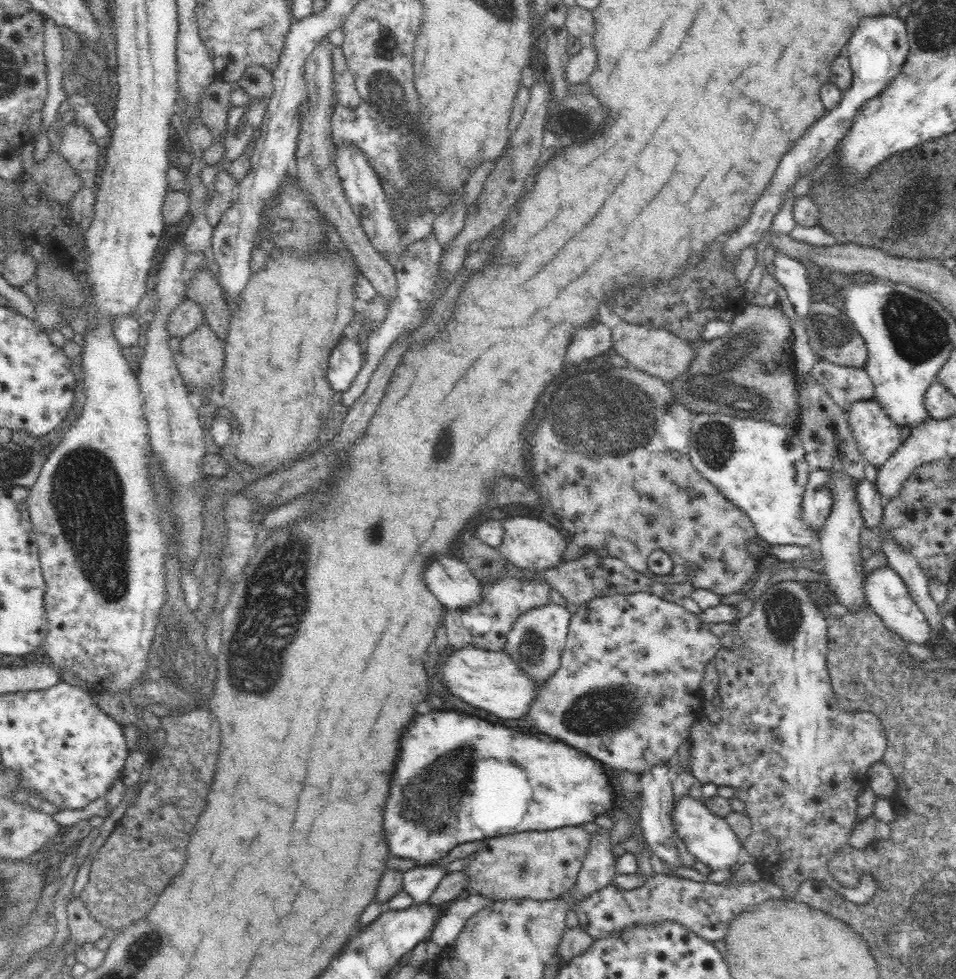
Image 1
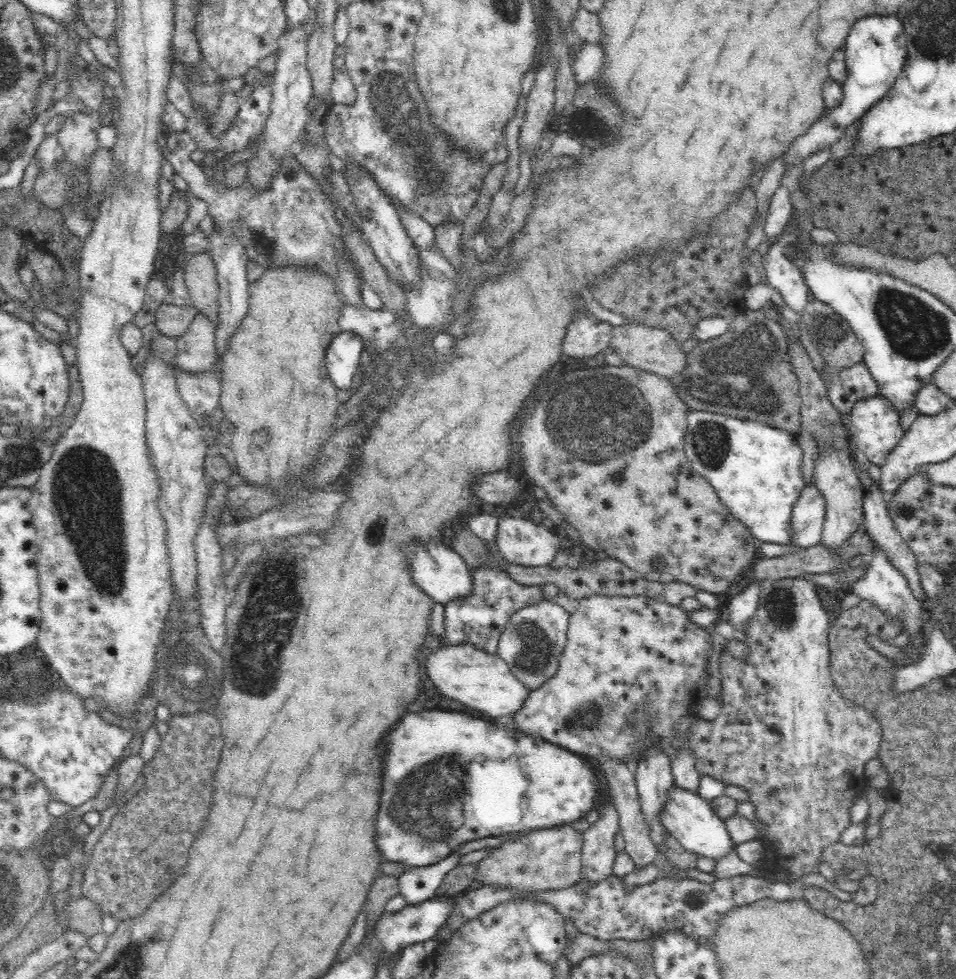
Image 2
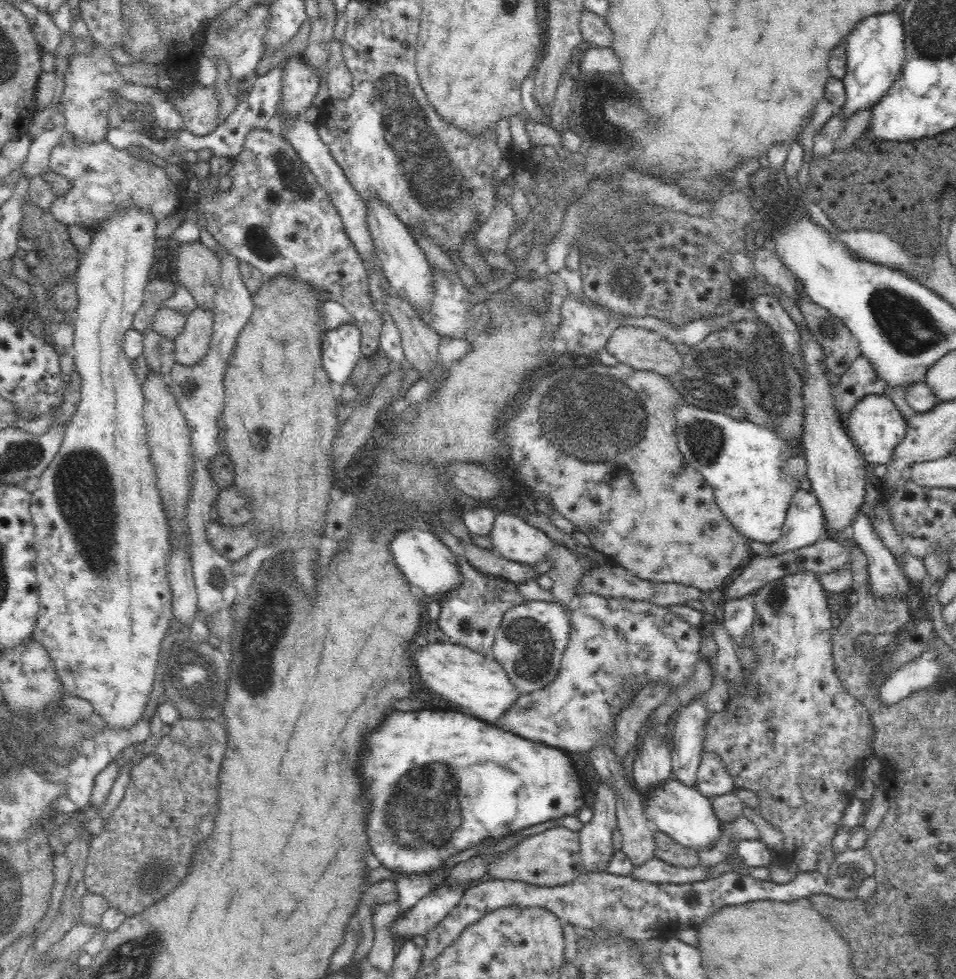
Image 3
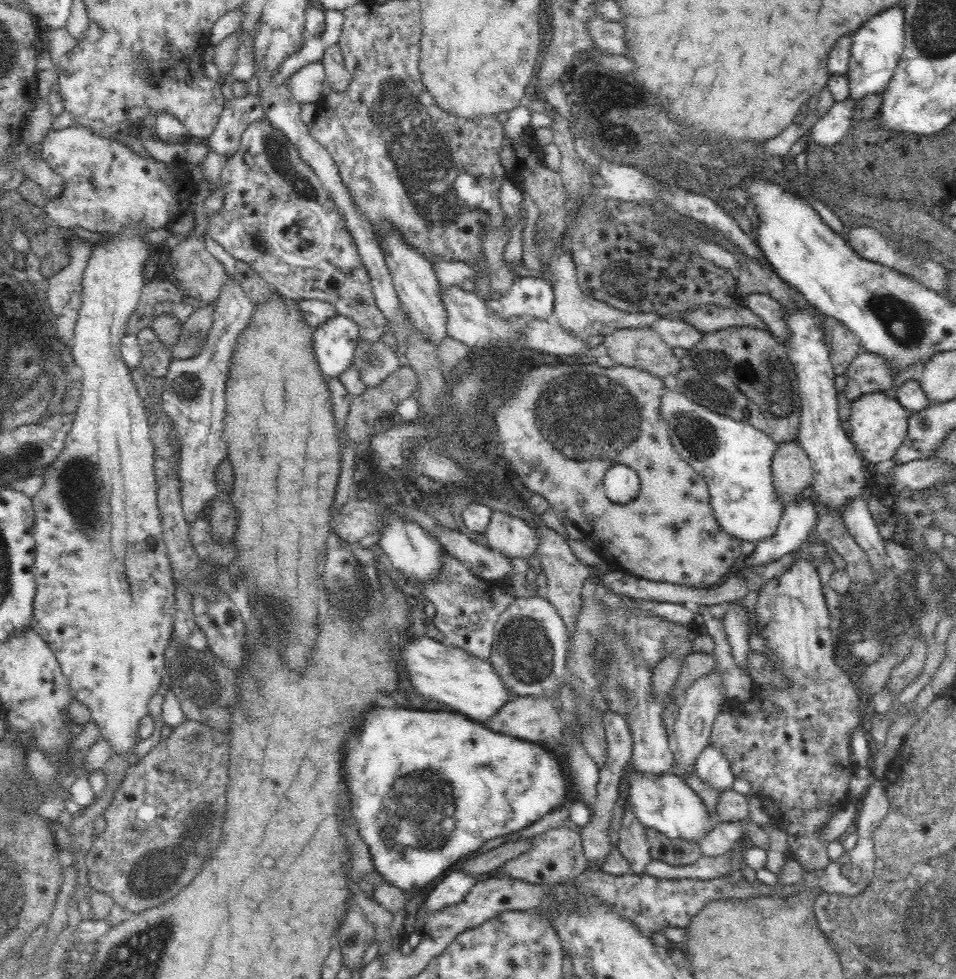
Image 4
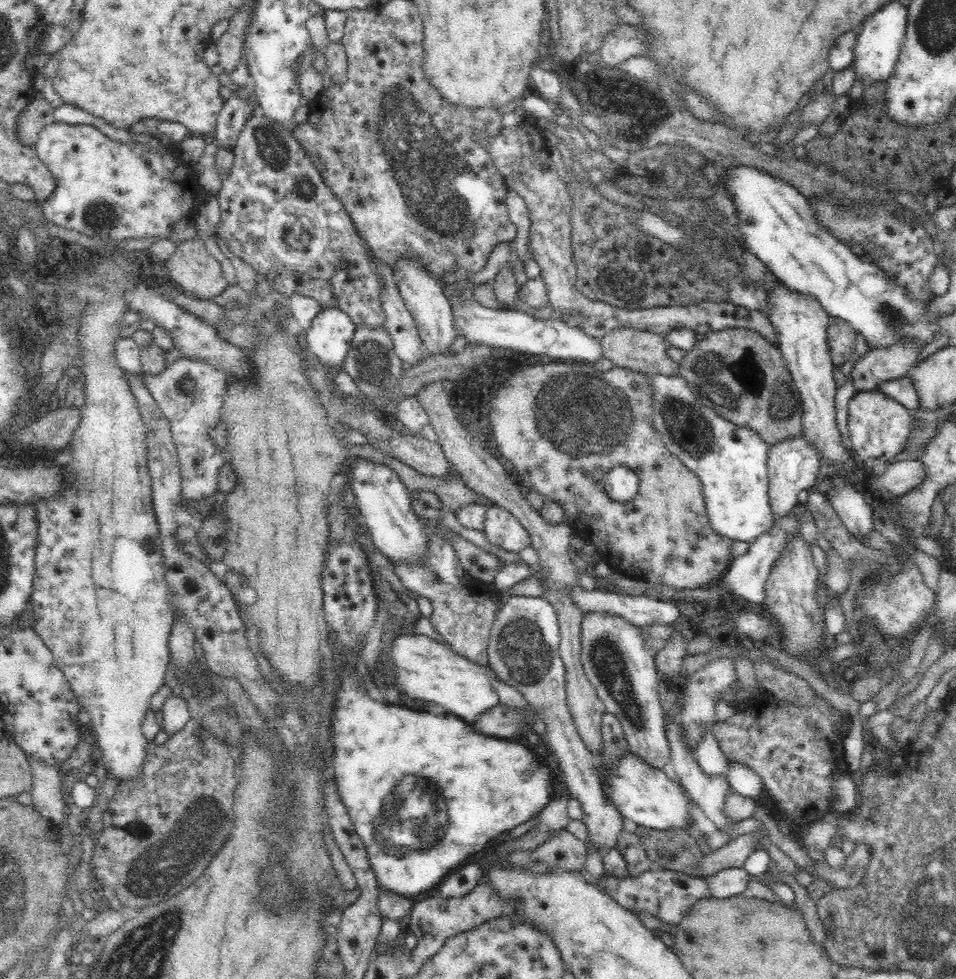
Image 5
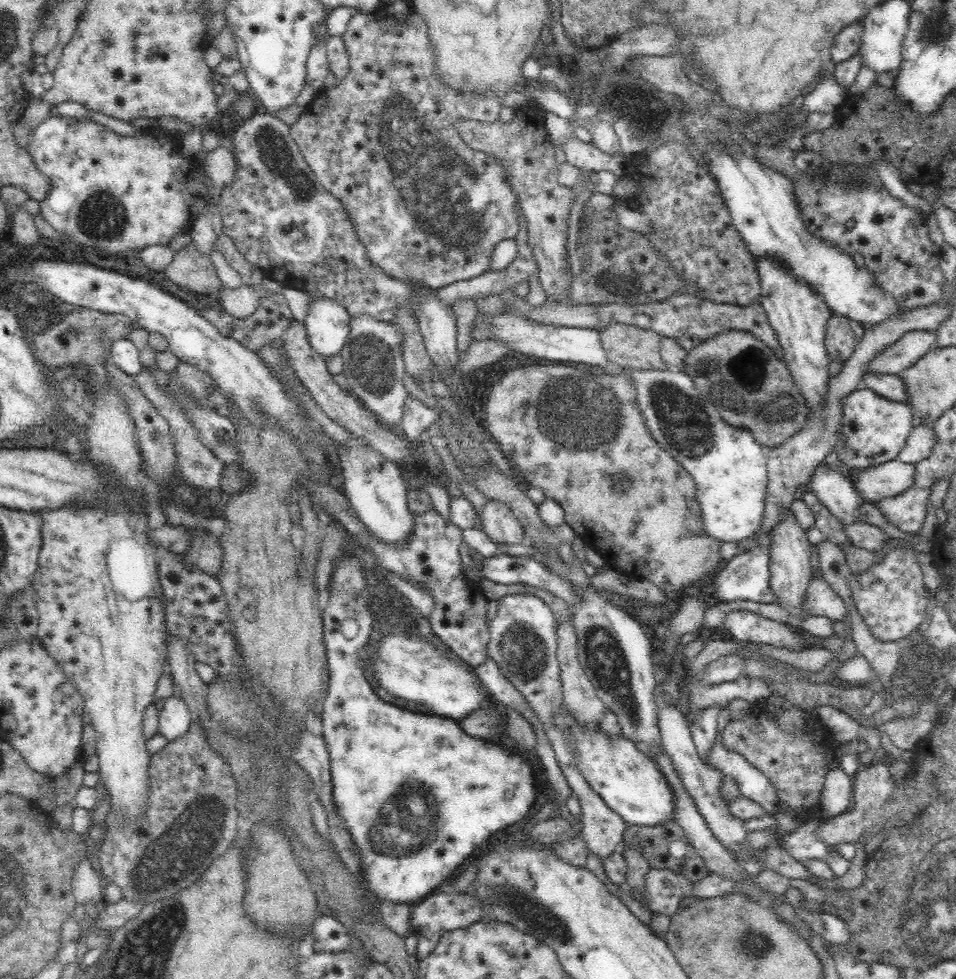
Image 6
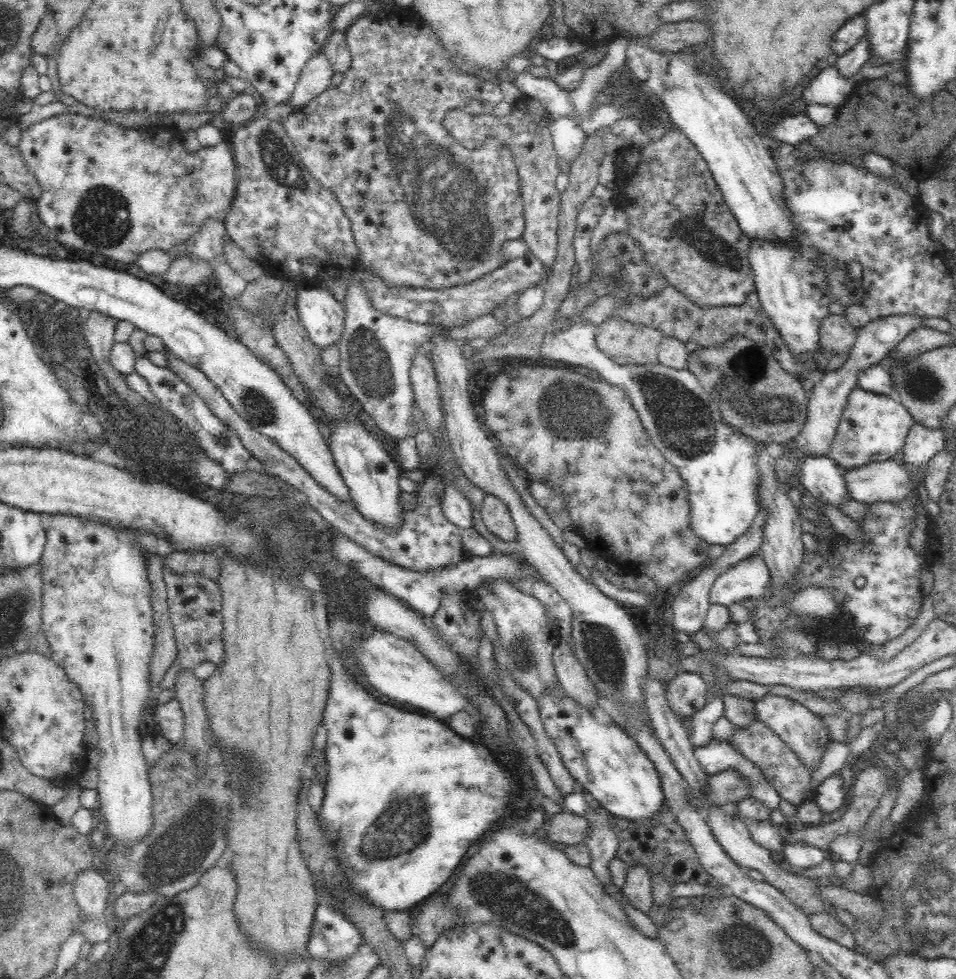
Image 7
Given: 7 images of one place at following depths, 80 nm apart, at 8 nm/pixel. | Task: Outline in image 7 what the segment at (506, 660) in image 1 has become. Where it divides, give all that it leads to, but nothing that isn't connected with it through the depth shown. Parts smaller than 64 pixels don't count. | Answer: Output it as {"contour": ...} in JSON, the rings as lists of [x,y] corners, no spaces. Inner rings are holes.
{"contour":[[[376,630],[368,640],[364,640],[360,646],[356,646],[356,658],[360,664],[360,673],[366,682],[384,696],[390,696],[398,702],[406,702],[418,708],[424,708],[429,714],[440,720],[444,720],[452,714],[466,707],[472,708],[471,700],[460,694],[449,678],[444,674],[419,648],[416,648],[409,640],[400,638],[393,633]]]}

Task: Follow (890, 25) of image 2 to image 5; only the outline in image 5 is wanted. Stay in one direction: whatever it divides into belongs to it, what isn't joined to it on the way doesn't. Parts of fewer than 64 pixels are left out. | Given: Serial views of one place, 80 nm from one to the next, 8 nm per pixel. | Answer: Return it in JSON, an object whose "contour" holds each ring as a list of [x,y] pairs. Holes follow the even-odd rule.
{"contour":[[[890,2],[882,10],[874,12],[868,20],[864,20],[864,24],[861,24],[858,29],[856,46],[854,46],[852,67],[854,67],[856,79],[868,80],[868,82],[886,81],[892,74],[904,42],[907,16],[907,8],[904,4]]]}

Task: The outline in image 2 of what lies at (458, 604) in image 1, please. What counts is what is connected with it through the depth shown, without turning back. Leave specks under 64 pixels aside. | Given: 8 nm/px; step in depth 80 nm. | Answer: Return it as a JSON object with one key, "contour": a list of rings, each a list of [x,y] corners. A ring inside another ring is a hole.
{"contour":[[[412,542],[406,548],[408,554],[408,564],[410,564],[410,572],[412,572],[413,580],[416,584],[432,598],[434,603],[448,604],[458,597],[466,597],[472,592],[472,573],[466,561],[452,547],[440,542]]]}

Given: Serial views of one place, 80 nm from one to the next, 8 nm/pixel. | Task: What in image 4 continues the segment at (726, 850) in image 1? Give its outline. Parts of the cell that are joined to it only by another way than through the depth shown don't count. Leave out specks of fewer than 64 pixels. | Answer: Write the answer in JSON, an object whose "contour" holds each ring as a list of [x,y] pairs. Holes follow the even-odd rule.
{"contour":[[[636,771],[629,772],[627,802],[634,816],[646,827],[654,828],[671,839],[702,840],[711,827],[714,818],[709,815],[703,798],[692,790],[688,783],[673,774],[648,775]]]}

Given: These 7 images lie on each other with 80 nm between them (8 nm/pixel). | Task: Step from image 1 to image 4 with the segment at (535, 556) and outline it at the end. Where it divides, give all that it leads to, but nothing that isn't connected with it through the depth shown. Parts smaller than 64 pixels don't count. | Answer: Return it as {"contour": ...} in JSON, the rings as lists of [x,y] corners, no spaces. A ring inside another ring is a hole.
{"contour":[[[498,510],[491,514],[483,536],[494,550],[525,560],[535,554],[539,543],[538,533],[523,519]]]}

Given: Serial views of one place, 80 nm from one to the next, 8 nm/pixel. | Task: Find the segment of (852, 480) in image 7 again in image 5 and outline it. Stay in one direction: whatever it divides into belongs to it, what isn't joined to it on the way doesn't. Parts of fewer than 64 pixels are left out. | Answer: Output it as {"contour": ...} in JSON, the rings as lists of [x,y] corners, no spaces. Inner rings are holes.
{"contour":[[[921,459],[902,460],[889,464],[883,474],[868,476],[867,484],[860,488],[868,488],[872,494],[880,494],[884,488],[892,496],[901,497],[917,487],[925,476],[926,469]]]}

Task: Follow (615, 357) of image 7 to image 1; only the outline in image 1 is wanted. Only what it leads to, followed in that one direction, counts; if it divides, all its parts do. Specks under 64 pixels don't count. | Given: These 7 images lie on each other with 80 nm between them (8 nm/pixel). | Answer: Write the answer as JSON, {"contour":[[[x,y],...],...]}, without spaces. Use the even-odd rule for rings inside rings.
{"contour":[[[618,324],[611,334],[614,350],[623,356],[630,365],[647,372],[650,376],[660,377],[665,383],[671,383],[677,376],[688,370],[693,361],[695,350],[690,342],[682,340],[677,334],[663,328],[649,325]]]}

